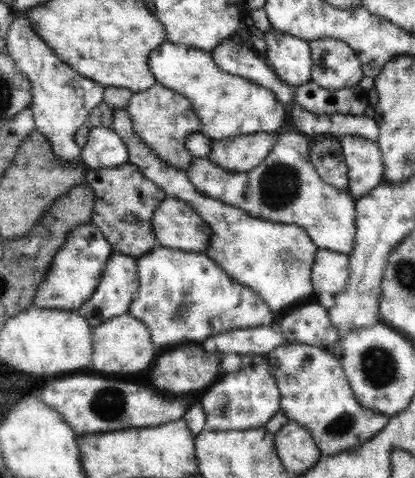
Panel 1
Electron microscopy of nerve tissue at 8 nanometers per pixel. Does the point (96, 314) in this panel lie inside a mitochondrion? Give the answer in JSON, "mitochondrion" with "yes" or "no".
{"mitochondrion":"no"}

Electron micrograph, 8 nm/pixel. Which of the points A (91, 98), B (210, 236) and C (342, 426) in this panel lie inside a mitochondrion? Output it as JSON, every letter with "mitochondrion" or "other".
{"A":"other","B":"other","C":"mitochondrion"}

